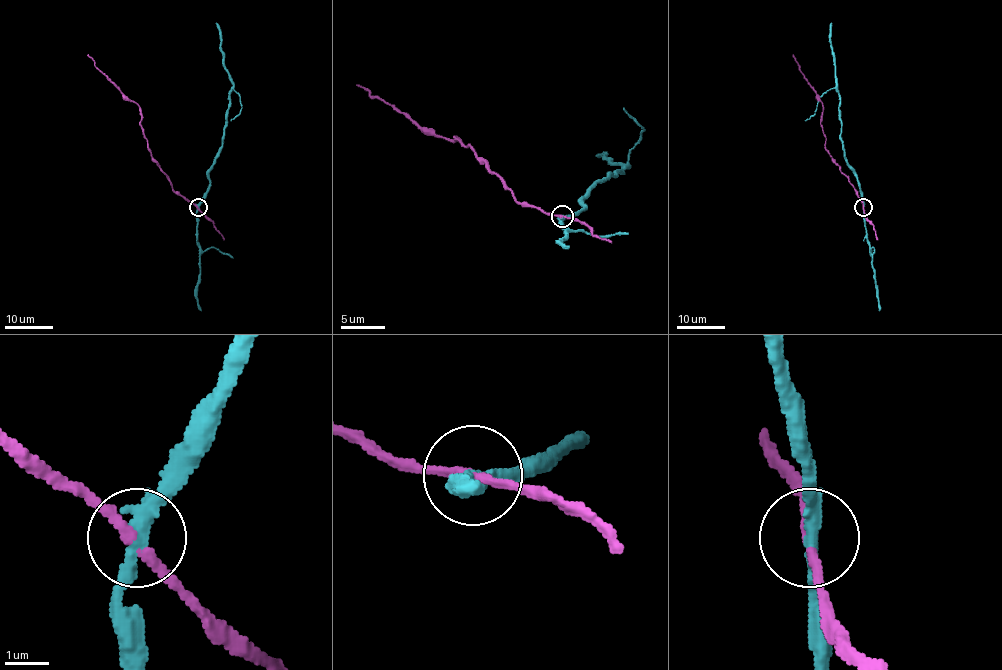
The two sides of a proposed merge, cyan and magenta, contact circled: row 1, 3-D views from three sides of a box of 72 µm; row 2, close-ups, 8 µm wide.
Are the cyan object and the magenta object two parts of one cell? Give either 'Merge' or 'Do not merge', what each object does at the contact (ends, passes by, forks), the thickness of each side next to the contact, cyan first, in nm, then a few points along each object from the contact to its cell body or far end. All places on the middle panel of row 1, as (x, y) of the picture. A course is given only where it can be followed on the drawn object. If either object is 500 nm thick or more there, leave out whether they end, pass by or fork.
Do not merge. At the ring cyan passes by. At the ring magenta passes by. Thickness 320 nm (cyan) against 200 nm. Course of cyan: (562, 215), (575, 215), (593, 187), (628, 167), (611, 162), (606, 155), (595, 155). Course of magenta: (562, 215), (522, 207), (468, 144), (455, 138), (428, 135), (357, 84)

